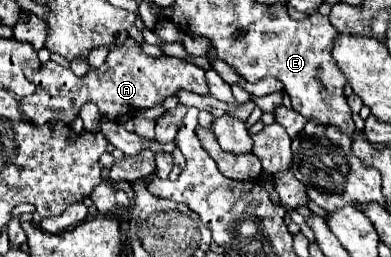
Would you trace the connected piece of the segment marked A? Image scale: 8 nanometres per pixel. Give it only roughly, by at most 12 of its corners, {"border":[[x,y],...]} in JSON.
{"border":[[128,37],[78,77],[54,61],[26,69],[34,125],[70,123],[86,101],[116,119],[178,87],[208,93],[204,71],[150,57]]}

